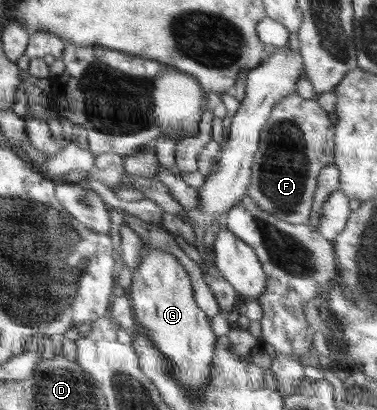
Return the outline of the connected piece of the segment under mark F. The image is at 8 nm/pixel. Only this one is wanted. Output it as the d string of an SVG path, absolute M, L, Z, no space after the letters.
M297 92L285 95L281 97L272 108L270 112L270 117L268 121L265 123L265 126L261 129L260 134L260 145L258 146L257 152L255 153L253 162L252 162L252 173L251 180L246 190L246 195L249 198L252 198L257 204L258 207L261 207L261 210L264 210L266 213L272 214L275 218L279 217L281 220L285 220L285 222L290 222L293 224L301 224L305 223L310 219L310 214L312 213L312 204L314 199L314 192L318 185L318 176L320 170L327 166L328 164L334 164L334 124L327 117L328 113L326 113L315 98L302 98L298 95Z

